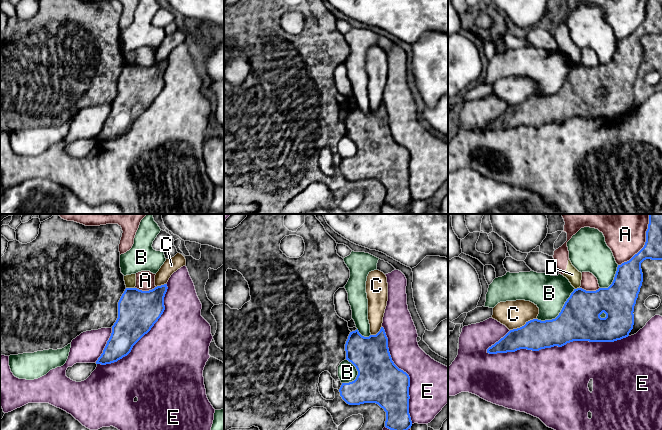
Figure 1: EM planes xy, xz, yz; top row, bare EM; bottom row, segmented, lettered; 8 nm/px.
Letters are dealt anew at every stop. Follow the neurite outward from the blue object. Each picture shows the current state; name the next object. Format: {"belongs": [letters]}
{"belongs": []}

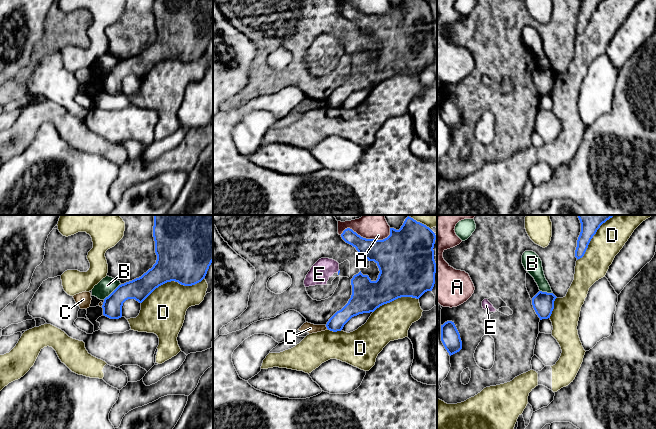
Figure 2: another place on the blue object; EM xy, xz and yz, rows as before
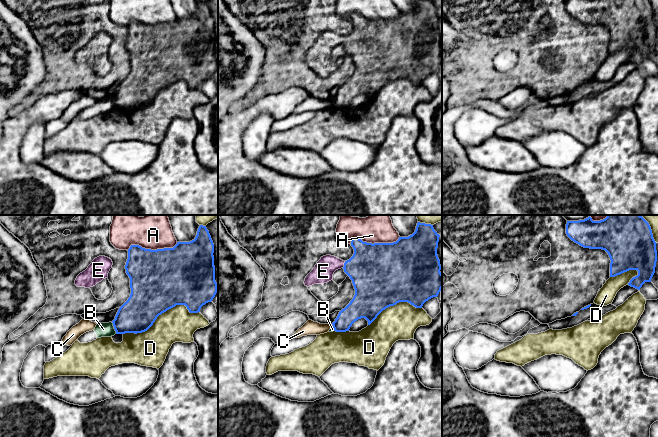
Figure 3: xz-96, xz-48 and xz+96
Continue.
{"belongs": ["E"]}

